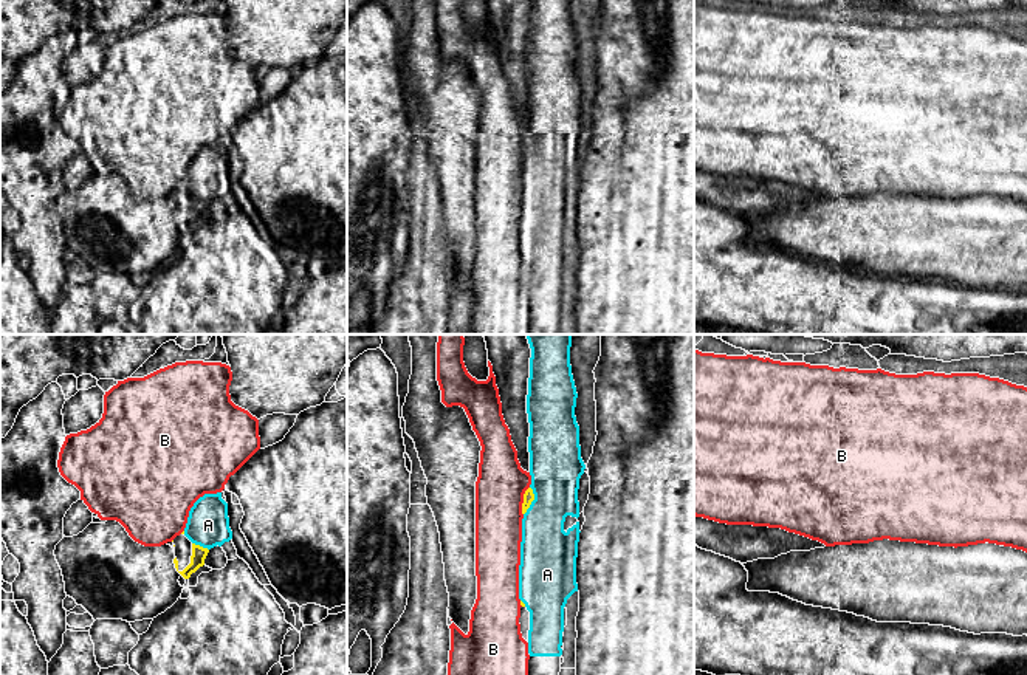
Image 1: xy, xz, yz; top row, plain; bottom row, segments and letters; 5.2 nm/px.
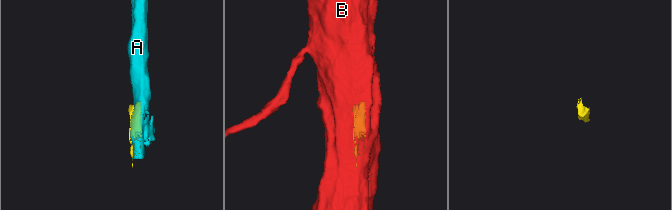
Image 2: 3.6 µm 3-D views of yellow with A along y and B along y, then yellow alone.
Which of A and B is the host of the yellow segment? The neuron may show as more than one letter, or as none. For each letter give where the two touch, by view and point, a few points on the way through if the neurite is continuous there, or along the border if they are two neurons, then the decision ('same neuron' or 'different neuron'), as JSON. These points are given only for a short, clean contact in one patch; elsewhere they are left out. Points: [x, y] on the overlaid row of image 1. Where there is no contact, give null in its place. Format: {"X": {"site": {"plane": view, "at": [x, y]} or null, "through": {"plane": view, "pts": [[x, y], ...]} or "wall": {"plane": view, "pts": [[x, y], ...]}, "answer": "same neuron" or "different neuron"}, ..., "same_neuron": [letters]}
{"A": {"site": {"plane": "xz", "at": [533, 499]}, "answer": "different neuron"}, "B": {"site": {"plane": "xz", "at": [524, 500]}, "answer": "different neuron"}, "same_neuron": []}

